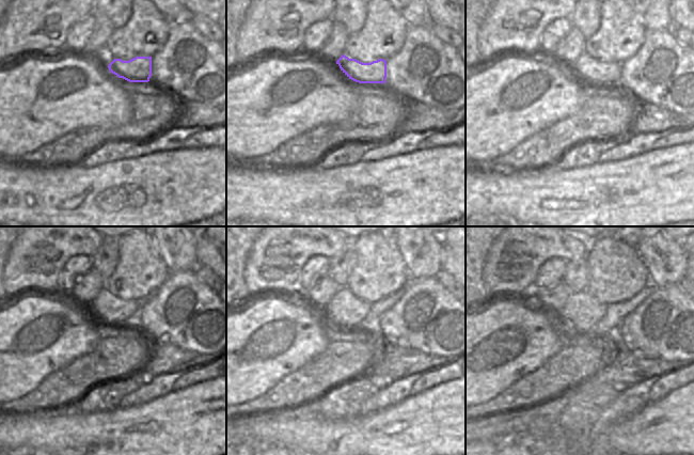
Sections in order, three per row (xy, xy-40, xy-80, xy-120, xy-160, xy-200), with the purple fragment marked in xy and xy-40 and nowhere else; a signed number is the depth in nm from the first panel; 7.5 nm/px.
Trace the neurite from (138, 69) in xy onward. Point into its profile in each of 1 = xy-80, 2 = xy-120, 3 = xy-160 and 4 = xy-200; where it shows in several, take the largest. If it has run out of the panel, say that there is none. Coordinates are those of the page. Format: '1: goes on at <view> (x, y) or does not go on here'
1: goes on at xy-80 (588, 69)
2: goes on at xy-120 (112, 311)
3: goes on at xy-160 (344, 310)
4: goes on at xy-200 (581, 312)

